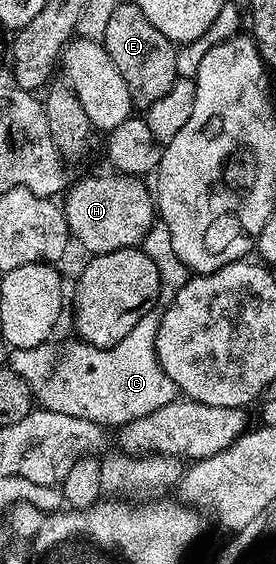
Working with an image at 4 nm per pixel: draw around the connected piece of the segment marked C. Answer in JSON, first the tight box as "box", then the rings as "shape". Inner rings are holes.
{"box":[47,313,179,430],"shape":[[[149,313],[135,324],[133,329],[145,328],[141,336],[129,333],[121,343],[113,348],[92,348],[81,340],[67,342],[63,346],[65,358],[57,362],[57,356],[47,356],[55,360],[59,368],[81,368],[79,372],[85,382],[93,382],[95,388],[83,388],[85,400],[77,398],[77,418],[87,418],[87,422],[95,422],[109,430],[120,429],[123,424],[130,424],[133,420],[143,418],[161,406],[167,406],[172,400],[178,399],[179,393],[175,382],[167,378],[163,366],[157,357],[158,322],[160,317],[156,313]],[[85,402],[85,404],[81,404]]]}

